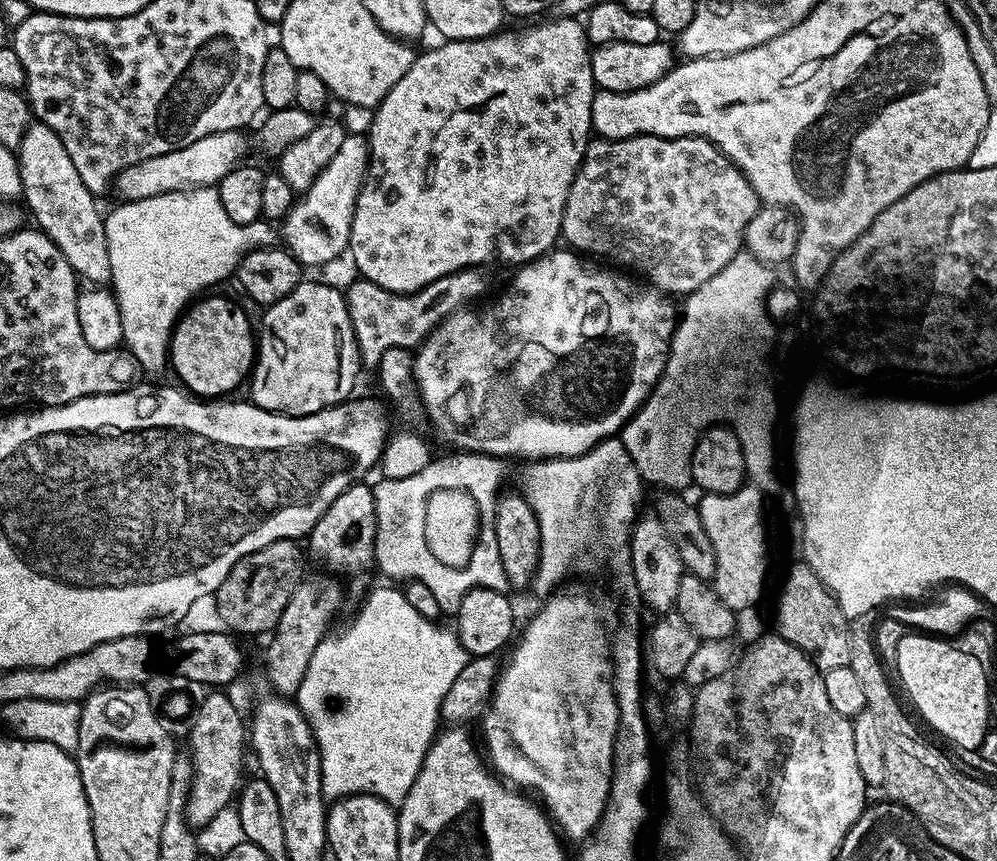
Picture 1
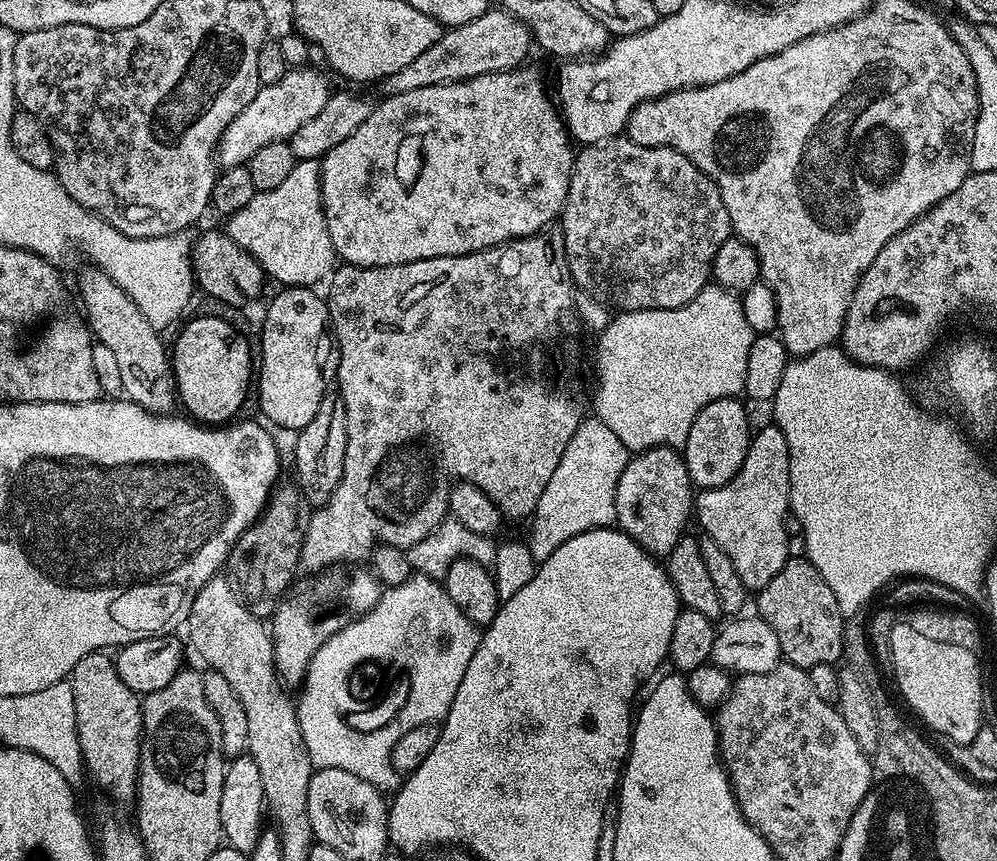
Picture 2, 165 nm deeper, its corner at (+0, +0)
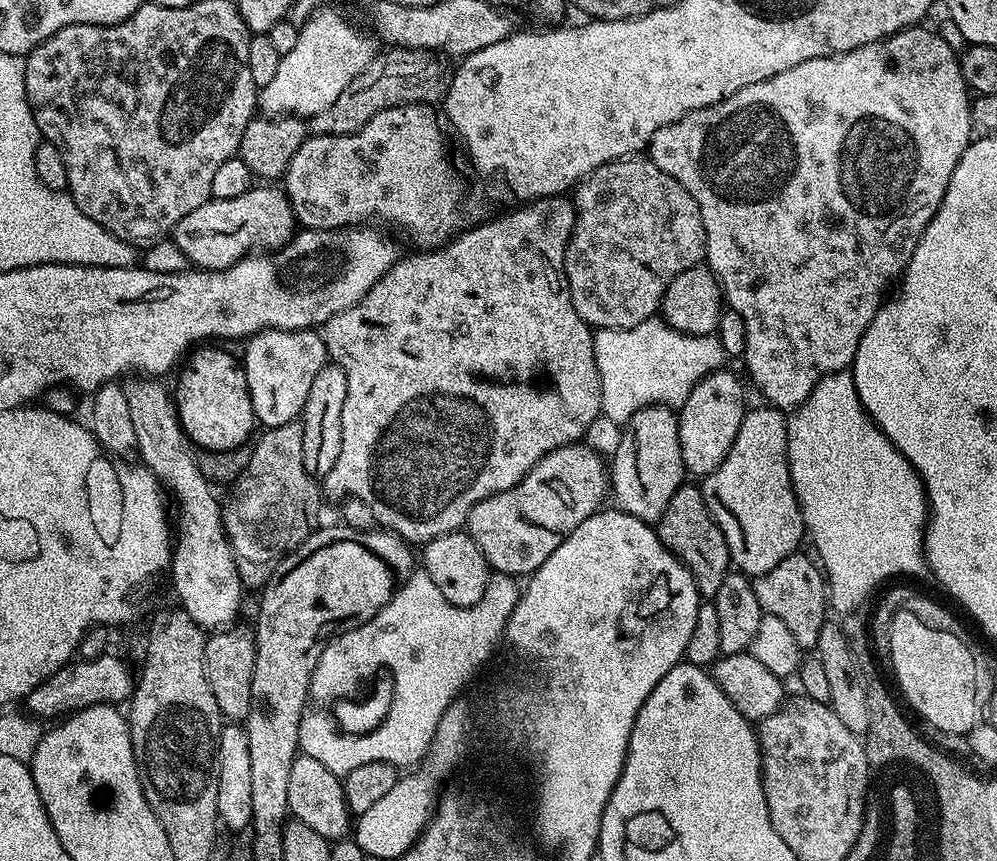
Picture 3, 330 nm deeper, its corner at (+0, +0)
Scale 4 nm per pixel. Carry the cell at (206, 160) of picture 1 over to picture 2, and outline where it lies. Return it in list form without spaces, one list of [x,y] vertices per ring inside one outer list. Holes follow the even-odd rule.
[[[312,66],[289,68],[288,72],[278,82],[263,85],[258,94],[254,94],[254,102],[226,126],[219,144],[216,146],[216,156],[221,169],[238,168],[247,165],[248,160],[262,146],[270,146],[270,142],[291,141],[298,126],[306,126],[322,106],[326,106],[330,95],[328,80],[320,72],[315,72]]]

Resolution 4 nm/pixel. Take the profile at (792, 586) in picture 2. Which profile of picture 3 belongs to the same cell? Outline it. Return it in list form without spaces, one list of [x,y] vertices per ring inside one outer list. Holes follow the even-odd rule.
[[[800,550],[793,552],[782,558],[782,562],[774,566],[774,570],[755,577],[754,594],[758,594],[761,613],[779,618],[790,629],[790,634],[794,634],[794,642],[798,642],[802,650],[812,650],[815,649],[818,634],[826,623],[827,616],[824,615],[829,615],[830,605],[823,571],[811,555],[803,556],[802,553]]]

